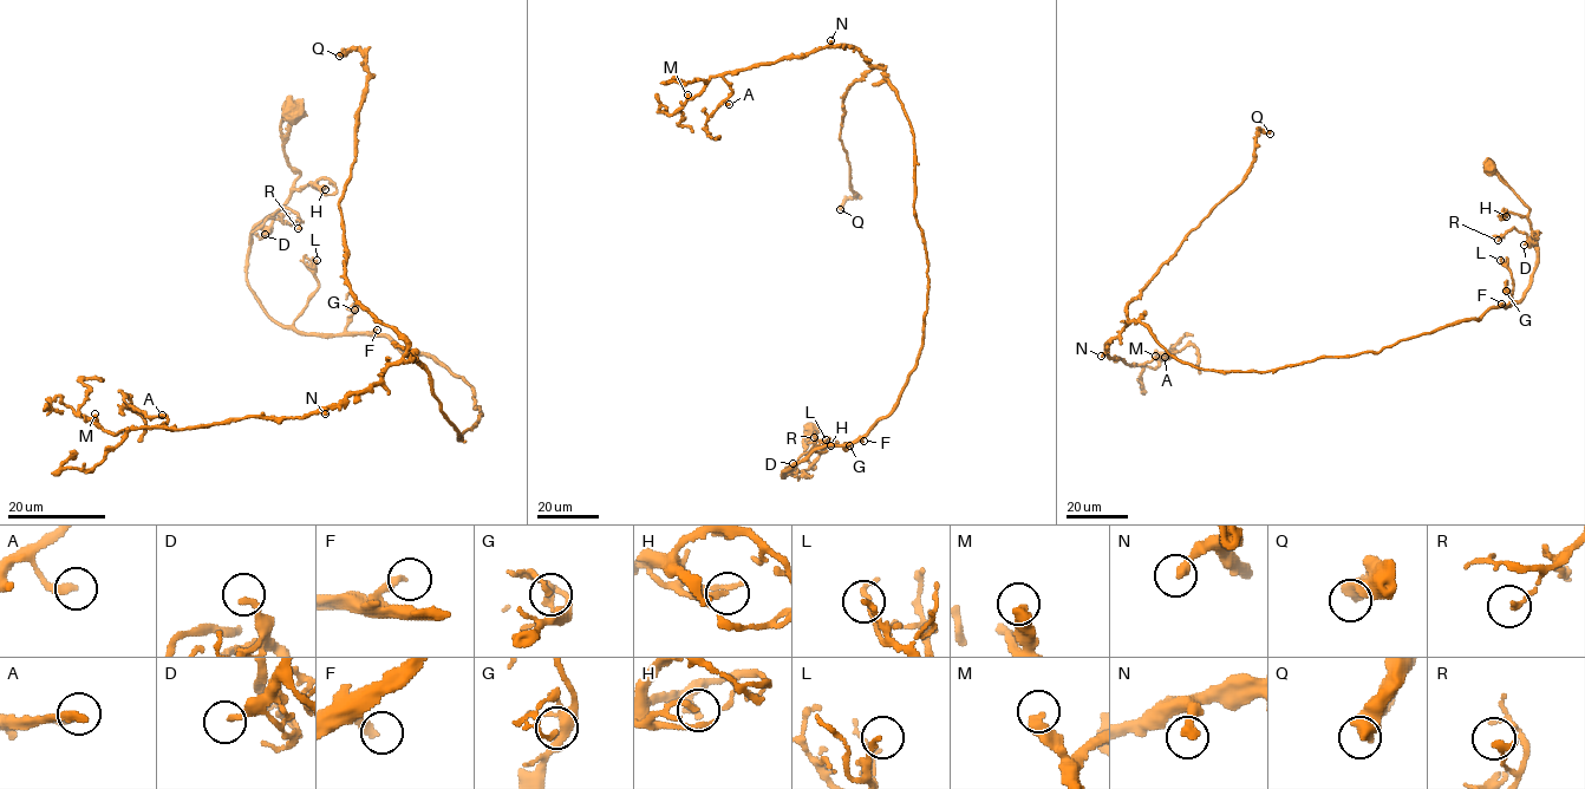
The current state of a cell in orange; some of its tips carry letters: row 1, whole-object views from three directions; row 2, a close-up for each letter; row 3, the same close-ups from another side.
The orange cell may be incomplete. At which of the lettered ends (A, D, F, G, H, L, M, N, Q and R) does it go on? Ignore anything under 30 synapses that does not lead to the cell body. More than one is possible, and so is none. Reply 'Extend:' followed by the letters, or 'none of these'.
Extend: F

